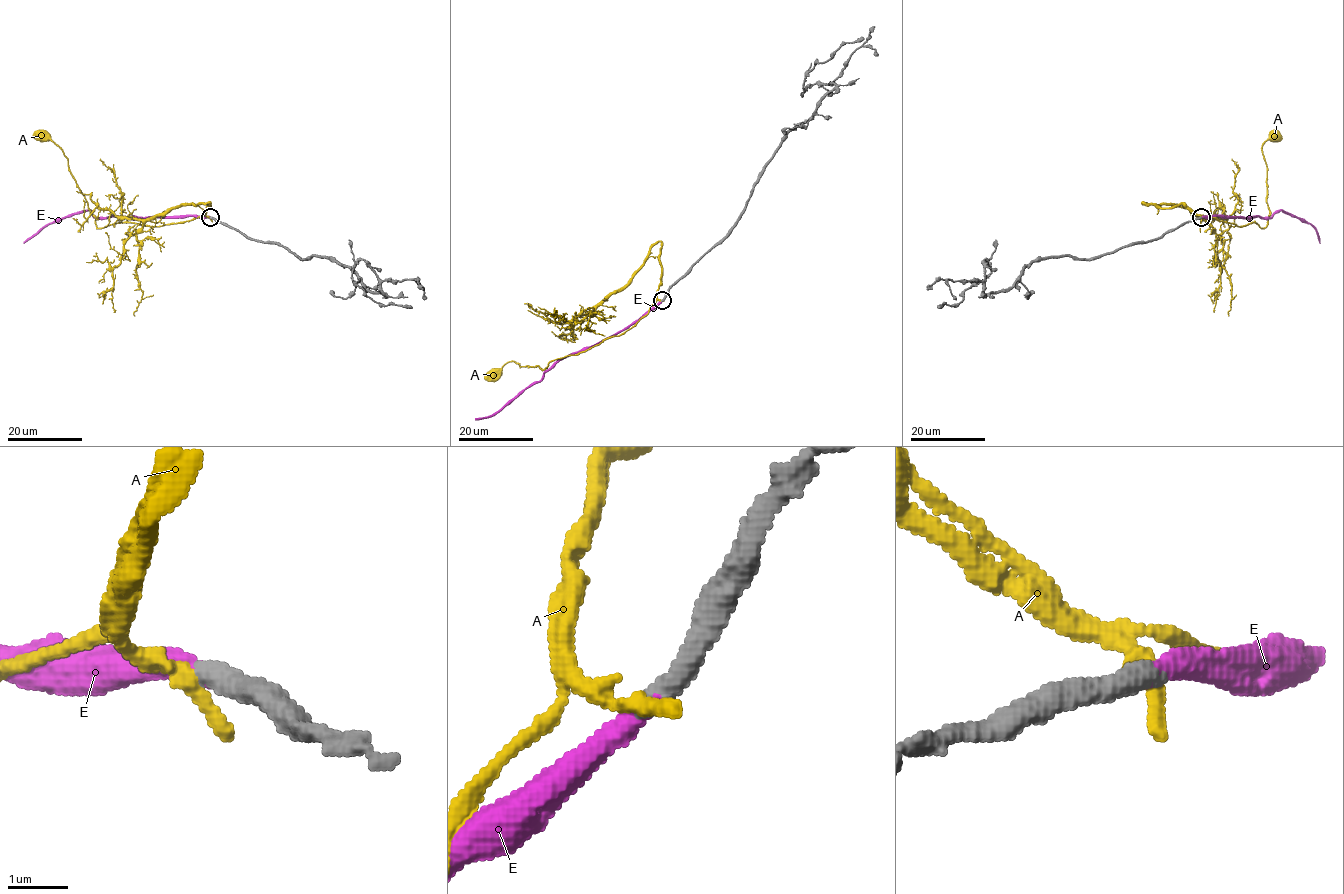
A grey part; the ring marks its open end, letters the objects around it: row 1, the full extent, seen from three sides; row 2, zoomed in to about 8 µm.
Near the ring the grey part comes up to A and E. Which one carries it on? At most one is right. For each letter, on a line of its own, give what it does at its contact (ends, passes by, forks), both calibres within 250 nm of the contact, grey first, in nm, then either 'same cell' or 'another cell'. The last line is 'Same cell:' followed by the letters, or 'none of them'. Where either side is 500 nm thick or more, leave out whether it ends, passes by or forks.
A: it ends there; 400 nm thick on the grey side, 360 nm on the other; another cell
E: it ends there; 420 nm thick on the grey side, 340 nm on the other; same cell
Same cell: E

